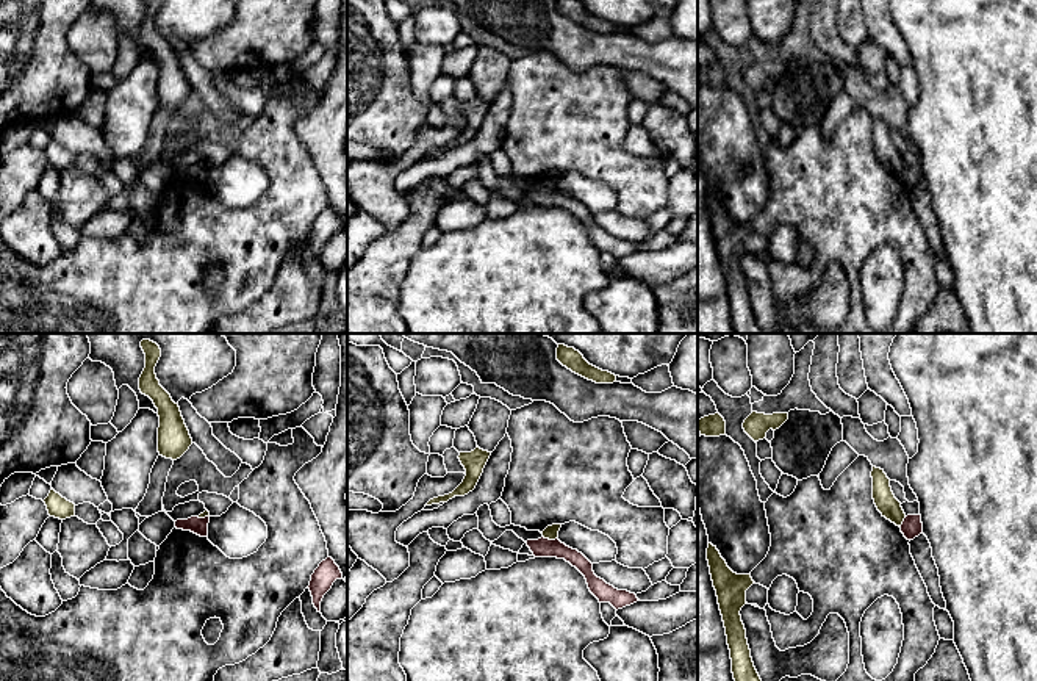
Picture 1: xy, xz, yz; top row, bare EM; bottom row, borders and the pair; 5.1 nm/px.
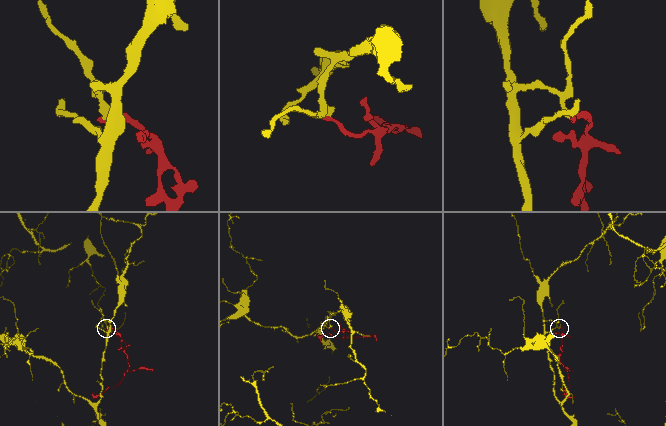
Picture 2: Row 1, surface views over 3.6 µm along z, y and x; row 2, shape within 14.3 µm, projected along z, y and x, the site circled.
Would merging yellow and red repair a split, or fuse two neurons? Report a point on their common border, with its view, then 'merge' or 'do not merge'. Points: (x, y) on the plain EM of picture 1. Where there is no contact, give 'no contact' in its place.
meets yellow in xz at (549, 188); do not merge

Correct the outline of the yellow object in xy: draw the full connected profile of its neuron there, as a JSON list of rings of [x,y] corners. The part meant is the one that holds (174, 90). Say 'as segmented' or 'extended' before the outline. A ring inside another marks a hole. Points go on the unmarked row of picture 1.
as segmented; [[[144,0],[145,17],[139,27],[139,39],[149,45],[158,58],[158,102],[166,108],[180,108],[192,94],[192,88],[185,74],[178,53],[160,34],[155,16],[161,6],[161,0]]]

